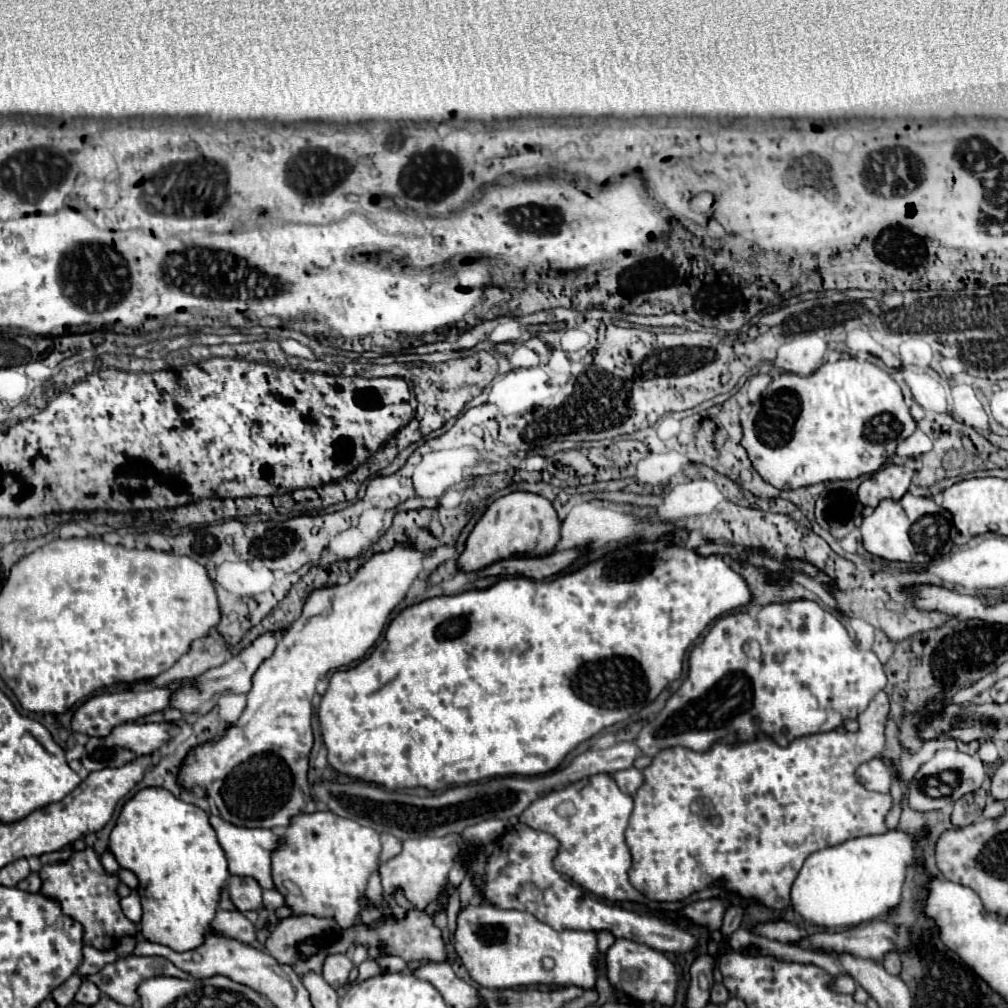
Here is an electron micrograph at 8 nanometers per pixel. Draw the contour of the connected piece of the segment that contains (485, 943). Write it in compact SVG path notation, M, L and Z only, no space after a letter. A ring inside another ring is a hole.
M469 905L459 911L457 931L455 931L455 951L461 957L469 977L485 987L485 989L517 989L517 987L533 987L533 985L549 985L549 987L581 987L593 989L597 977L607 971L605 953L597 949L597 933L595 931L555 931L549 925L541 923L531 913L497 909L493 905ZM543 957L553 957L555 967L545 969Z

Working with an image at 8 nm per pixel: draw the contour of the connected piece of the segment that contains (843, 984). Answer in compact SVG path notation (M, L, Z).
M841 975L841 977L835 977L835 985L833 987L835 987L835 991L841 991L841 993L855 993L857 983L851 977Z

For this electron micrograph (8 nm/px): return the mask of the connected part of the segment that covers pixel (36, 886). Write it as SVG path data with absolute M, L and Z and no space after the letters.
M31 873L27 879L23 879L19 885L19 889L23 891L31 891L31 893L39 893L41 891L41 879L39 879L39 873Z

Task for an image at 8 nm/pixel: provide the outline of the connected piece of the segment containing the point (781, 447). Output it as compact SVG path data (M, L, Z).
M855 357L849 359L839 359L835 363L823 363L813 375L795 375L795 373L781 373L779 377L775 377L769 387L765 389L765 393L761 395L761 399L757 403L751 405L751 411L741 419L741 427L743 427L743 439L741 445L747 451L755 471L763 477L763 481L767 481L769 485L773 485L775 489L799 489L799 487L807 487L807 485L815 485L815 483L823 483L823 481L843 481L843 479L857 479L861 475L869 475L875 473L883 467L883 463L895 453L897 445L907 439L913 431L915 431L915 421L911 417L910 409L905 403L902 390L898 383L891 379L891 375L883 369L879 369L877 365L869 363L869 361L861 361Z

